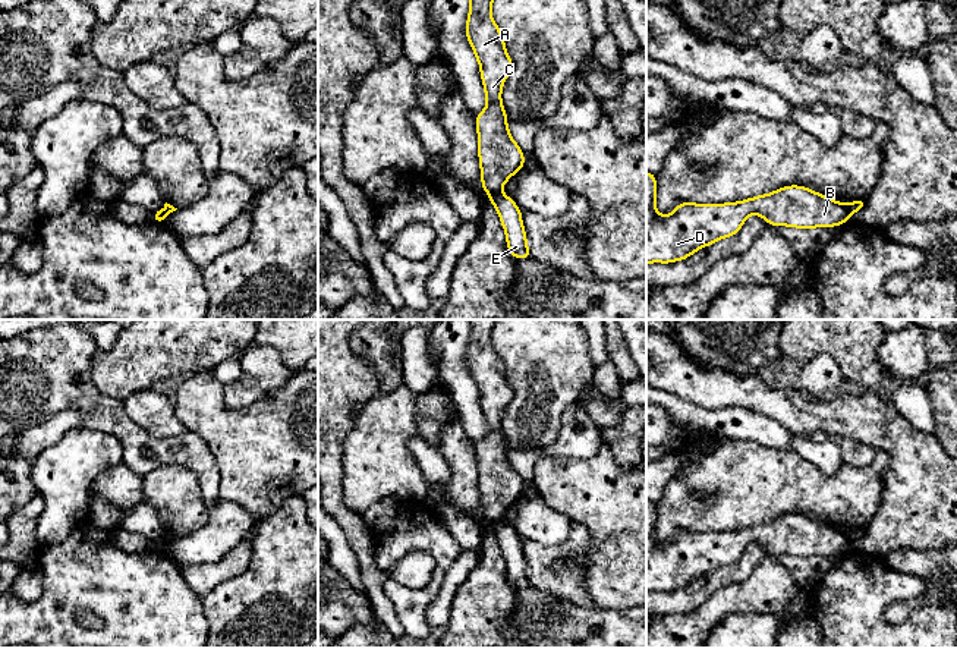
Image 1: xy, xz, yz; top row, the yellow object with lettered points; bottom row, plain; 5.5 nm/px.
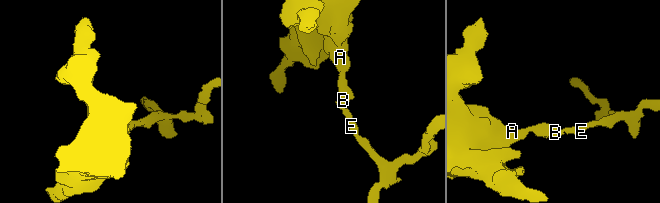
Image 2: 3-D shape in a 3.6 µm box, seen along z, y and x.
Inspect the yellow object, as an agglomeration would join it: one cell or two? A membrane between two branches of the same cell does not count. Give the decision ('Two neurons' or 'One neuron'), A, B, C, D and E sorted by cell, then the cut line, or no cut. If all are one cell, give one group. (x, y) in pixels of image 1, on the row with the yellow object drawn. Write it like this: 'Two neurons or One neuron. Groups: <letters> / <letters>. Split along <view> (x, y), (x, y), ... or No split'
Two neurons. Groups: A B C D / E. Split along xz (499, 191), (490, 195)

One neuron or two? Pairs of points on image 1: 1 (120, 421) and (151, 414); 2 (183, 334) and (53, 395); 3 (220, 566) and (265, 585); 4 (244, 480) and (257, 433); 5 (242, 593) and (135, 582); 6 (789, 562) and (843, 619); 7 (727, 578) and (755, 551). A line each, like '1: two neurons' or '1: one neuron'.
1: two neurons
2: two neurons
3: two neurons
4: one neuron
5: two neurons
6: two neurons
7: one neuron

